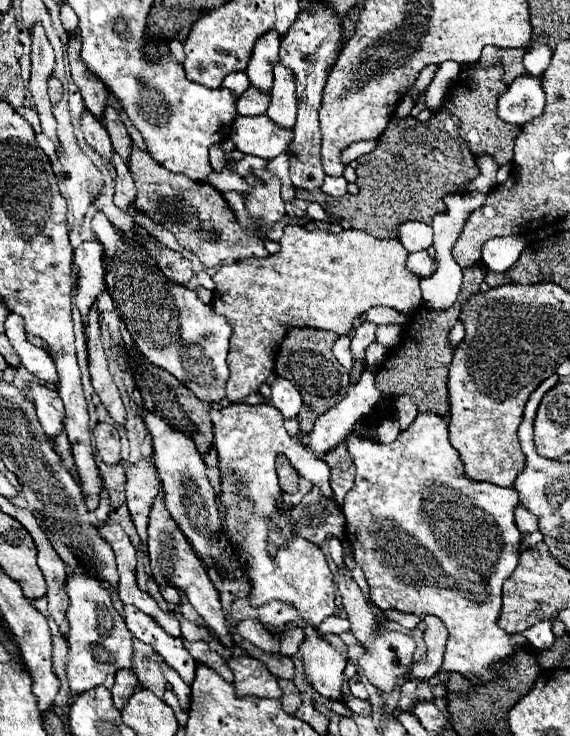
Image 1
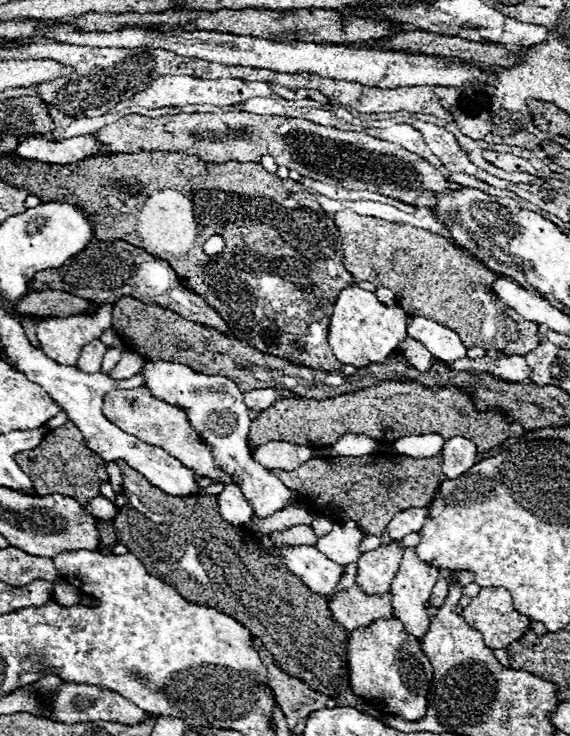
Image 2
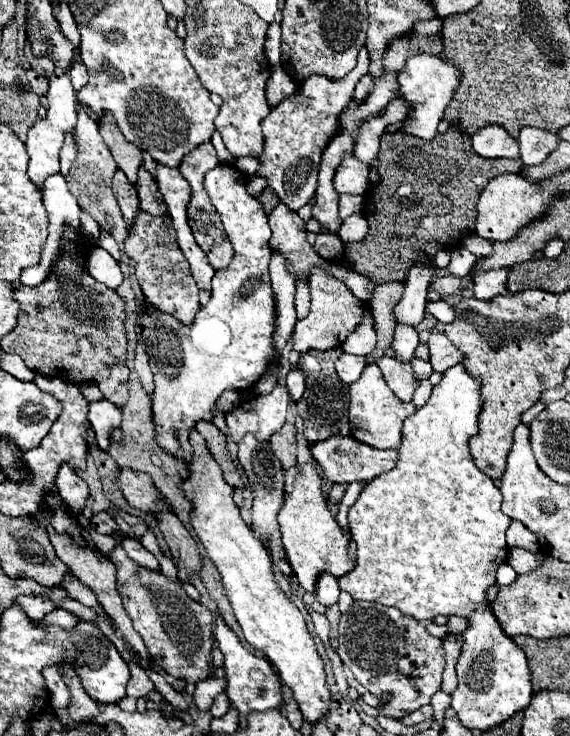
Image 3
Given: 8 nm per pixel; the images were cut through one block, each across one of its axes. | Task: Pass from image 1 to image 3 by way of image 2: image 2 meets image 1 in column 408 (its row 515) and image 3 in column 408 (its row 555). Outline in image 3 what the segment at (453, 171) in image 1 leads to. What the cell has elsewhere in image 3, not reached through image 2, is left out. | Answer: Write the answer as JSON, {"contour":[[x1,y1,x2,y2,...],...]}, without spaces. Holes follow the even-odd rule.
{"contour":[[448,128,444,134,436,134,432,140,422,140,406,132,384,132,380,138,378,152,378,184,370,184,364,194,362,216,368,220,370,228,362,242,350,242,344,246,344,256,352,268,376,284,406,280,408,270,414,262,434,266,434,254,442,248,448,248,446,238,452,236,454,242,460,242,466,232,474,230,476,224,476,202,490,178,506,172,520,172,524,168,522,160,486,160,472,152,470,136,458,128]]}

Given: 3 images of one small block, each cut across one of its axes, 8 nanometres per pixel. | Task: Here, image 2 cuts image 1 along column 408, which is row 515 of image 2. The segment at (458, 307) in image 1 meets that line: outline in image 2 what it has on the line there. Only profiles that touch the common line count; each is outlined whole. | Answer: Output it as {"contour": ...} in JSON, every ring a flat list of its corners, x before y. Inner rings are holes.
{"contour":[[376,454,376,456,338,456,338,458,316,458,316,460,308,460,308,464,302,464,300,468,286,472,286,470,272,470,272,474,276,478,282,480,282,484,286,484,290,490,296,490,304,504,316,512,318,516,328,516,328,518,336,518,340,522,348,522,354,520,358,524,358,528,366,534,366,536,382,536,386,532,386,526,390,524,390,520,398,514,404,512,408,508,424,508,430,498,434,496,436,488,440,482,446,480,442,468,442,456,432,456,432,458,410,458,410,456,384,456,384,454]]}

